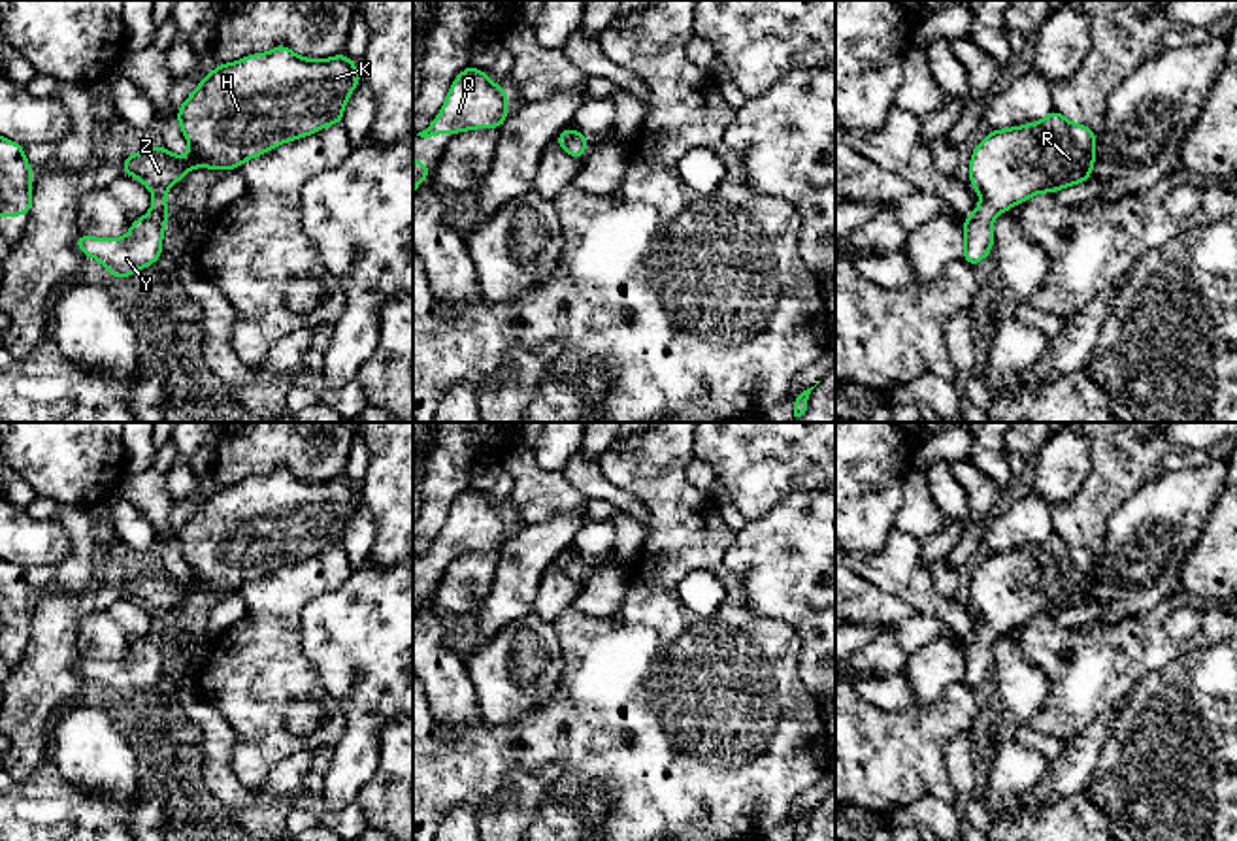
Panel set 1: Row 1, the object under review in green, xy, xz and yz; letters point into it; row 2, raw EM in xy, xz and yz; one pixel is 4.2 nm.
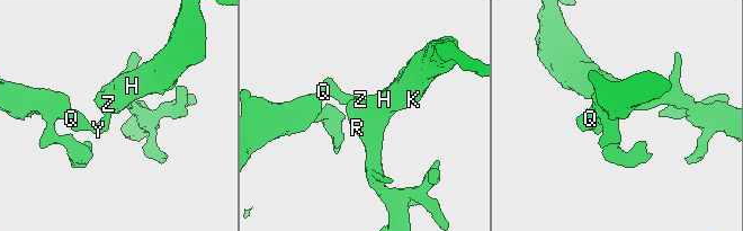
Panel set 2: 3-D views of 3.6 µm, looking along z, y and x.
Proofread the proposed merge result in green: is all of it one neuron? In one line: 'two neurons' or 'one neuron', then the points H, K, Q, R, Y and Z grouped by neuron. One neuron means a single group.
one neuron; H K Q R Y Z

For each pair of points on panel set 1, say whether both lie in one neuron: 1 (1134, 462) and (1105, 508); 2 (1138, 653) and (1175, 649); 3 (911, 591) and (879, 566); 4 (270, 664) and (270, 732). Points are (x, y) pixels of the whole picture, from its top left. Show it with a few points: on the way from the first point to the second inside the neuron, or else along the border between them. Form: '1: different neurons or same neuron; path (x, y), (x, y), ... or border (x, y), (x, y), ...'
1: same neuron; path (1122, 474), (1109, 496)
2: same neuron; path (1147, 649), (1166, 649)
3: same neuron; path (904, 585), (887, 570)
4: same neuron; path (270, 681), (270, 715)

